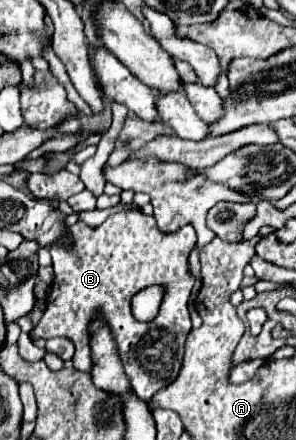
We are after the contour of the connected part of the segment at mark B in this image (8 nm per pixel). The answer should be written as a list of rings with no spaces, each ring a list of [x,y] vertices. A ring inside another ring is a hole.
[[[126,210],[110,214],[98,228],[76,222],[70,226],[70,236],[70,248],[62,248],[58,244],[50,246],[56,276],[52,288],[48,290],[44,316],[38,328],[30,332],[30,337],[32,340],[48,340],[54,336],[70,338],[76,346],[74,368],[90,372],[92,360],[88,346],[88,324],[96,312],[104,314],[116,338],[120,358],[134,392],[142,400],[150,402],[154,393],[178,376],[186,336],[192,330],[188,298],[194,286],[194,278],[188,272],[188,256],[196,246],[196,232],[192,226],[184,226],[170,234],[160,232],[154,216],[148,216],[142,210]],[[152,284],[164,286],[166,296],[158,316],[152,322],[138,322],[132,316],[130,300],[136,292]],[[148,332],[150,344],[142,344]]]

